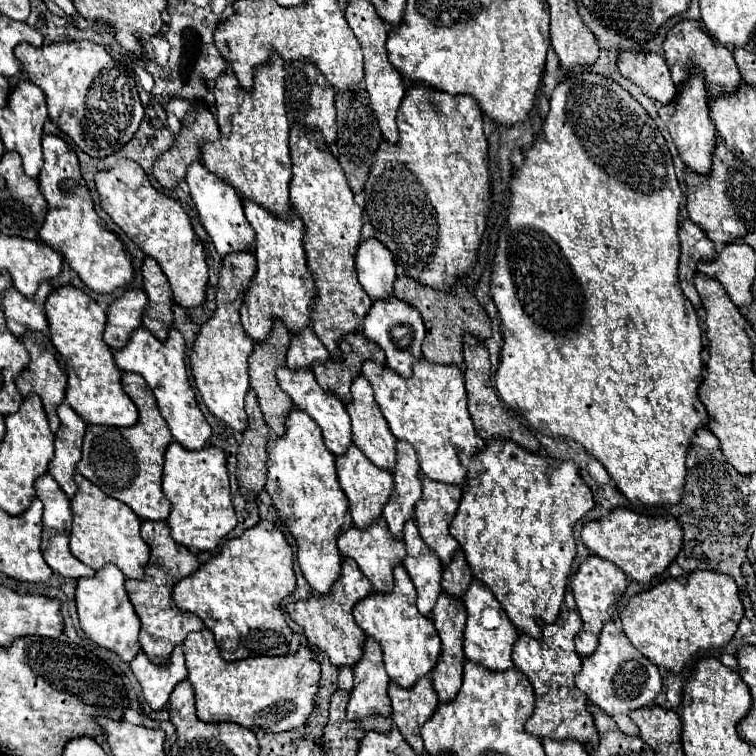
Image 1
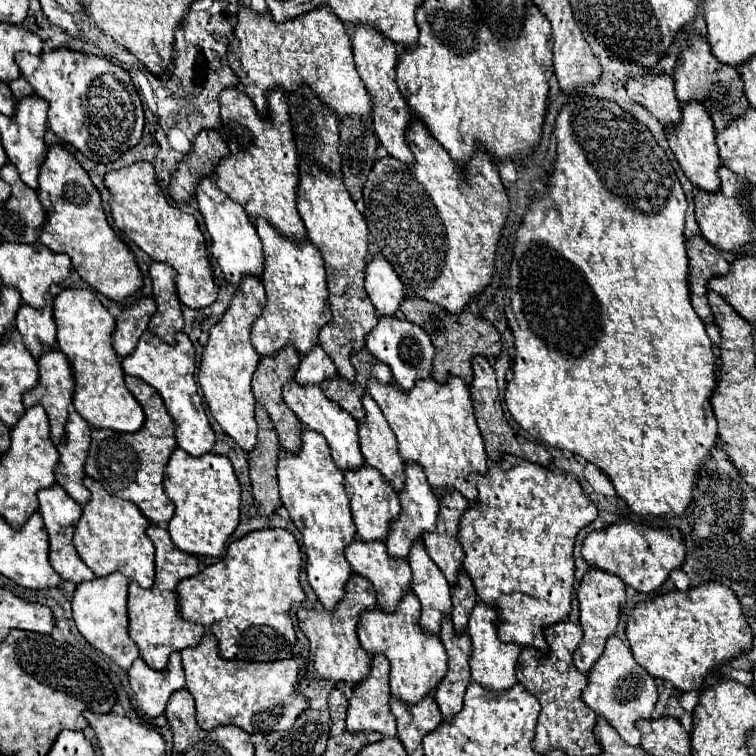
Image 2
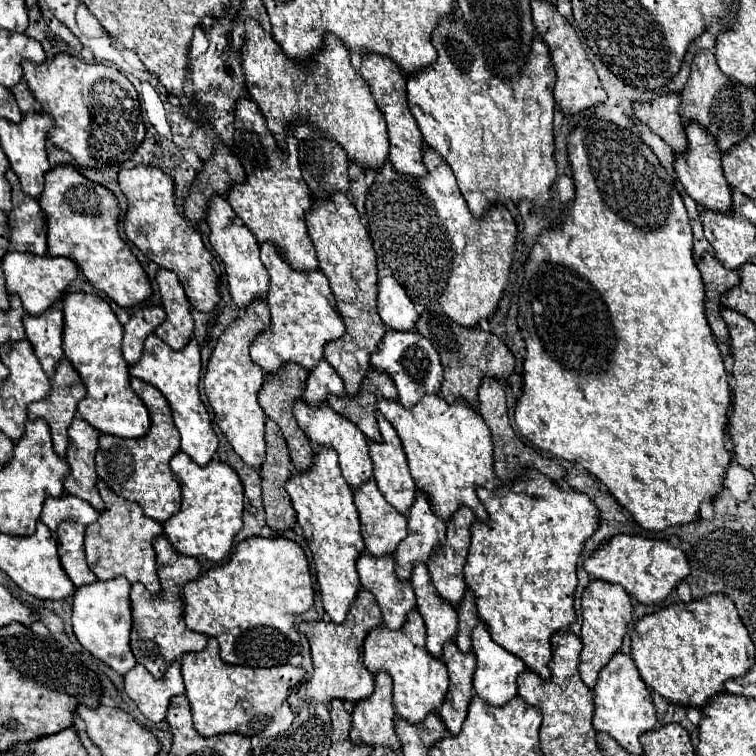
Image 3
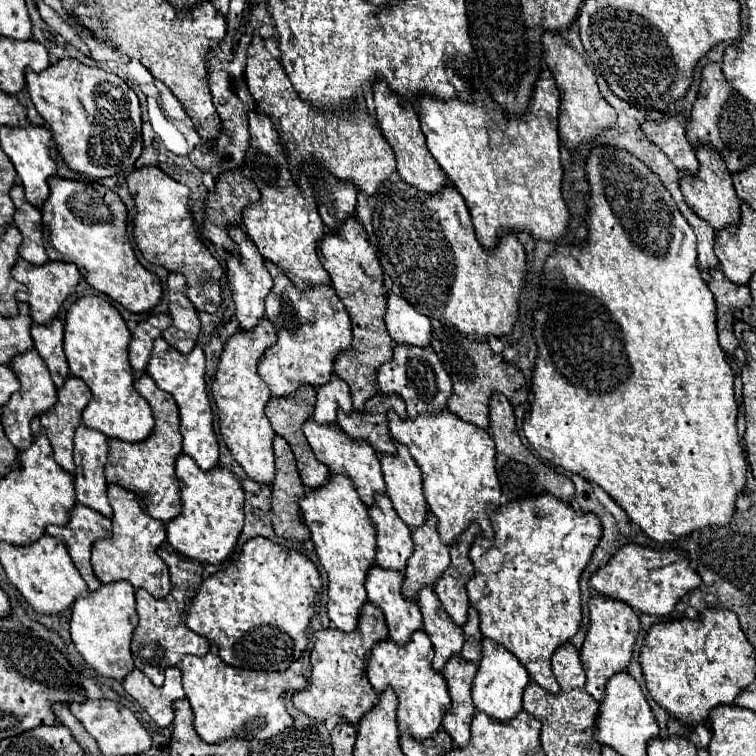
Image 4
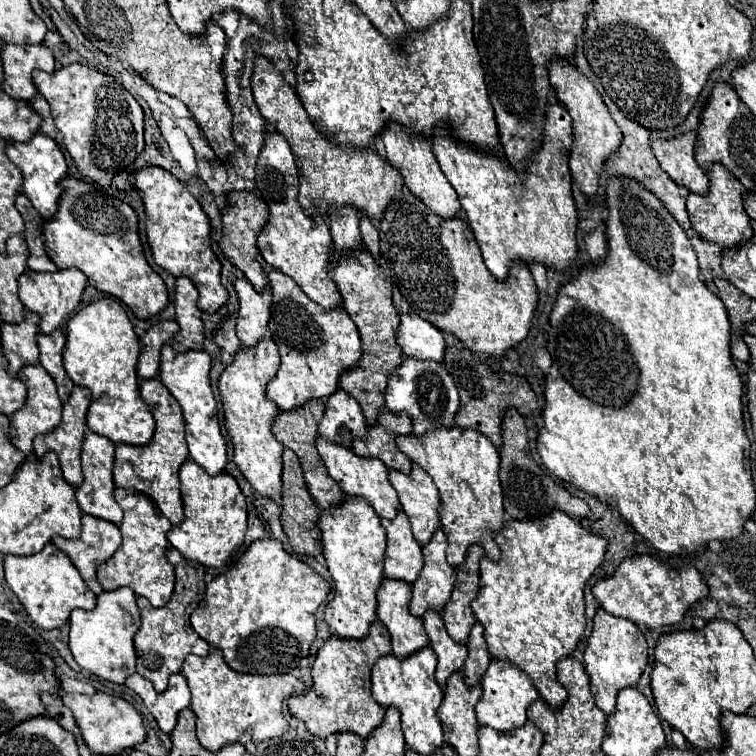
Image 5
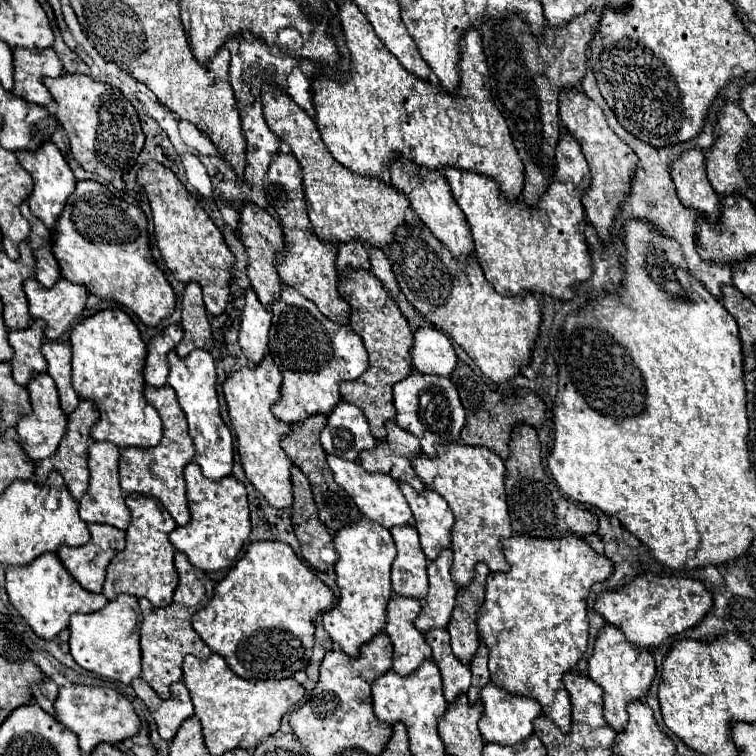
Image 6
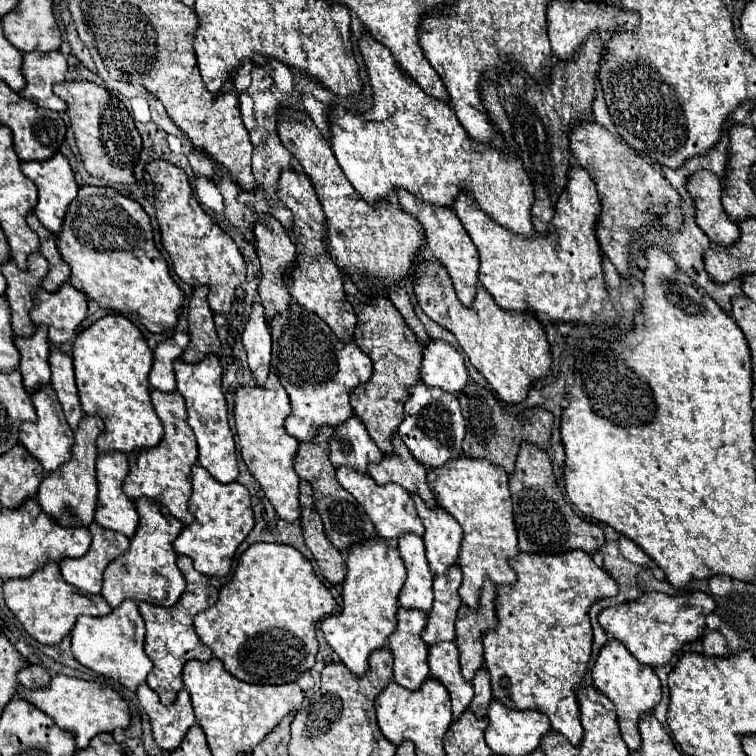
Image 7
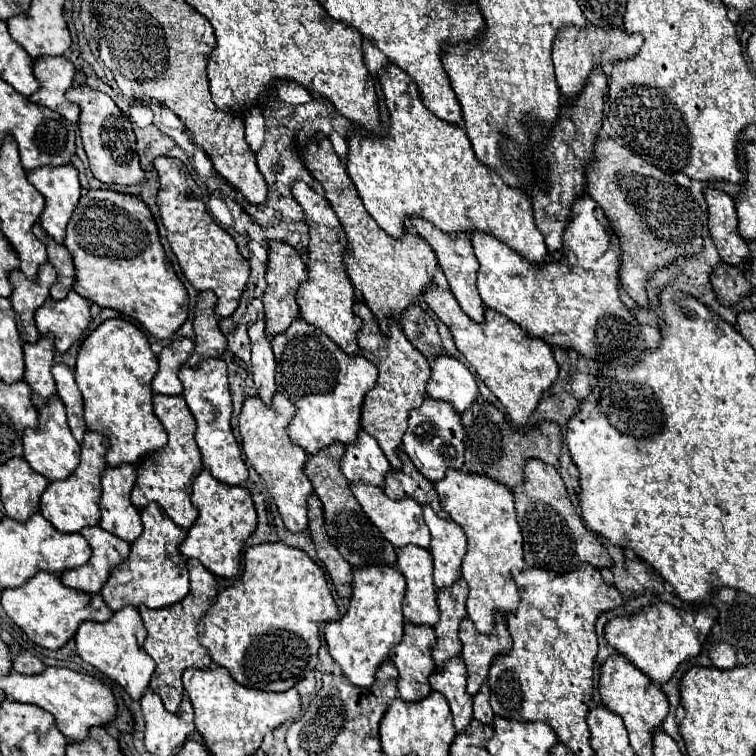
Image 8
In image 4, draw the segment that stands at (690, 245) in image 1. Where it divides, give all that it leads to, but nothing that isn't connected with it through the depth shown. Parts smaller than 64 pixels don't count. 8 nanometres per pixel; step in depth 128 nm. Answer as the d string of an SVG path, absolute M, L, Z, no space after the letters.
M720 268L710 270L710 280L708 280L708 288L714 294L716 300L716 324L718 324L718 340L720 346L724 348L724 352L732 354L738 348L738 340L732 334L732 322L734 318L734 310L736 308L744 308L750 302L750 290L748 286L738 286L734 282L730 282Z

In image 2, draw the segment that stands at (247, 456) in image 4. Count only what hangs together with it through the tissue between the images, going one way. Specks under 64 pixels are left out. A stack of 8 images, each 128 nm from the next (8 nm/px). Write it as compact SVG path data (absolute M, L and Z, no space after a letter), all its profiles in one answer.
M244 276L236 294L230 302L230 308L220 318L214 328L210 328L208 342L202 350L202 362L198 370L198 384L204 390L204 400L210 408L210 414L222 426L222 430L236 440L240 448L246 452L256 444L256 420L254 420L254 396L250 390L252 374L260 362L258 352L250 342L250 328L256 316L260 316L262 306L266 304L266 294L262 286L262 278L258 276Z

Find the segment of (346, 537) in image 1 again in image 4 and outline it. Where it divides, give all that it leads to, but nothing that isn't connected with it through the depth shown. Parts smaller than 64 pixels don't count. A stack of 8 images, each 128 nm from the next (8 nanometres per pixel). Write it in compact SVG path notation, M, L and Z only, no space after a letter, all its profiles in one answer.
M374 564L366 574L366 592L368 600L382 608L390 632L390 640L396 644L406 644L412 632L422 628L420 608L414 600L406 600L402 596L402 572L390 572L386 568L378 568Z

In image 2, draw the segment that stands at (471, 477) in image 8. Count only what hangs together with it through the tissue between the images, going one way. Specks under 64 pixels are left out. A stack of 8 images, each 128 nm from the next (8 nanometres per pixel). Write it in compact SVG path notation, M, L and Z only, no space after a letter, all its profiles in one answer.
M454 376L444 384L436 382L434 378L422 378L416 380L412 390L402 392L396 384L382 384L378 380L368 380L366 388L368 394L380 404L380 410L398 440L400 456L404 460L418 462L434 490L438 490L438 486L448 486L462 492L468 502L476 502L476 486L468 482L468 474L482 474L488 470L488 466L484 442L474 420L468 384Z

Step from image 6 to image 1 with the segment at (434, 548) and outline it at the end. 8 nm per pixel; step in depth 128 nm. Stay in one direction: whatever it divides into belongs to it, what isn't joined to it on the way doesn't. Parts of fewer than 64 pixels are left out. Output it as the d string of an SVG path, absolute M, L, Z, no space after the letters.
M360 374L356 376L356 380L350 386L352 392L352 400L346 404L346 412L350 414L352 420L352 442L380 468L392 472L394 470L394 434L390 432L376 400L374 400L374 392L370 382Z

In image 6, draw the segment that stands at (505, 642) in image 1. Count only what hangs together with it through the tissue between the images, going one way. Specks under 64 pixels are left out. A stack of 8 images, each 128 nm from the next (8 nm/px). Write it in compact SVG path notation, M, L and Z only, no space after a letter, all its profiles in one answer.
M492 680L486 684L486 688L482 688L480 696L482 696L482 704L484 704L484 714L482 714L480 722L478 722L478 728L480 728L486 742L518 744L518 742L526 740L526 736L530 736L534 732L532 722L534 722L534 718L538 718L542 714L542 710L540 710L542 706L536 700L504 692Z

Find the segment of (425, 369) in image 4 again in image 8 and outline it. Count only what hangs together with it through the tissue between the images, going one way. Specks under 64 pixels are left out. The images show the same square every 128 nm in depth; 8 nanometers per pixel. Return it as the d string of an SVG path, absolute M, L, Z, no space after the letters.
M424 398L420 408L414 408L408 416L408 428L402 438L404 450L414 466L432 482L442 480L448 468L462 468L464 464L464 428L460 414L444 400Z

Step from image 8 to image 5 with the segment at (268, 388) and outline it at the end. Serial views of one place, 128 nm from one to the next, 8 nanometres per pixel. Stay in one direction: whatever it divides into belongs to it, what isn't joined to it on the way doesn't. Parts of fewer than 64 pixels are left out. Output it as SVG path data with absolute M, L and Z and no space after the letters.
M238 274L234 282L234 290L238 294L238 324L236 332L244 346L258 344L258 340L264 336L268 318L270 318L270 304L272 304L272 290L266 286L262 292L256 292L252 284L244 278L244 274Z

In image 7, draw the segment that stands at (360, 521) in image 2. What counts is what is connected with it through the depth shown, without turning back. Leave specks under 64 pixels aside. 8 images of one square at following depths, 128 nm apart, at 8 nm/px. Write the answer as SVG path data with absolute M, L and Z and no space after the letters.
M402 534L398 538L398 550L406 566L406 582L400 590L400 606L418 608L430 612L432 604L432 572L422 548L422 538L416 534Z

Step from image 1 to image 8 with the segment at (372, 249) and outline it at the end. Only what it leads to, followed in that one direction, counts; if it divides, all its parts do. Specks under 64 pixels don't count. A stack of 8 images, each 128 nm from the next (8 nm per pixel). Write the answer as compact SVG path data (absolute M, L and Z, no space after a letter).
M438 356L430 360L430 380L426 394L434 400L450 402L456 412L464 412L478 398L478 386L466 364L452 356Z

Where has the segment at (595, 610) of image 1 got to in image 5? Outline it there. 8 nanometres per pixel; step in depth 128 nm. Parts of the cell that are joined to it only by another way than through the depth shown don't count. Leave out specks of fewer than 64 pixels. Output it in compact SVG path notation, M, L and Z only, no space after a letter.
M604 608L596 610L594 628L584 650L584 668L590 676L590 688L592 688L596 706L602 712L610 716L616 708L618 690L636 686L642 670L646 668L646 656L648 656L648 646L646 646L642 630L636 624L632 624L628 618L608 614Z

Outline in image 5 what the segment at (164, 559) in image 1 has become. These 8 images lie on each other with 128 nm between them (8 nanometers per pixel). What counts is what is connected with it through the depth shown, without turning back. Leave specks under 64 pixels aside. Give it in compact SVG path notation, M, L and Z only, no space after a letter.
M168 548L166 552L168 562L174 566L176 572L176 588L174 594L170 598L170 602L162 608L154 608L144 596L136 598L136 604L140 608L142 614L142 624L140 630L134 636L134 648L136 648L136 672L146 676L156 692L166 690L168 686L168 678L174 672L180 672L184 658L188 654L193 653L201 657L206 657L210 646L206 640L202 640L190 626L188 618L192 614L192 610L200 604L200 600L204 600L206 596L206 582L204 582L204 566L194 564L190 560L186 560L176 548Z

